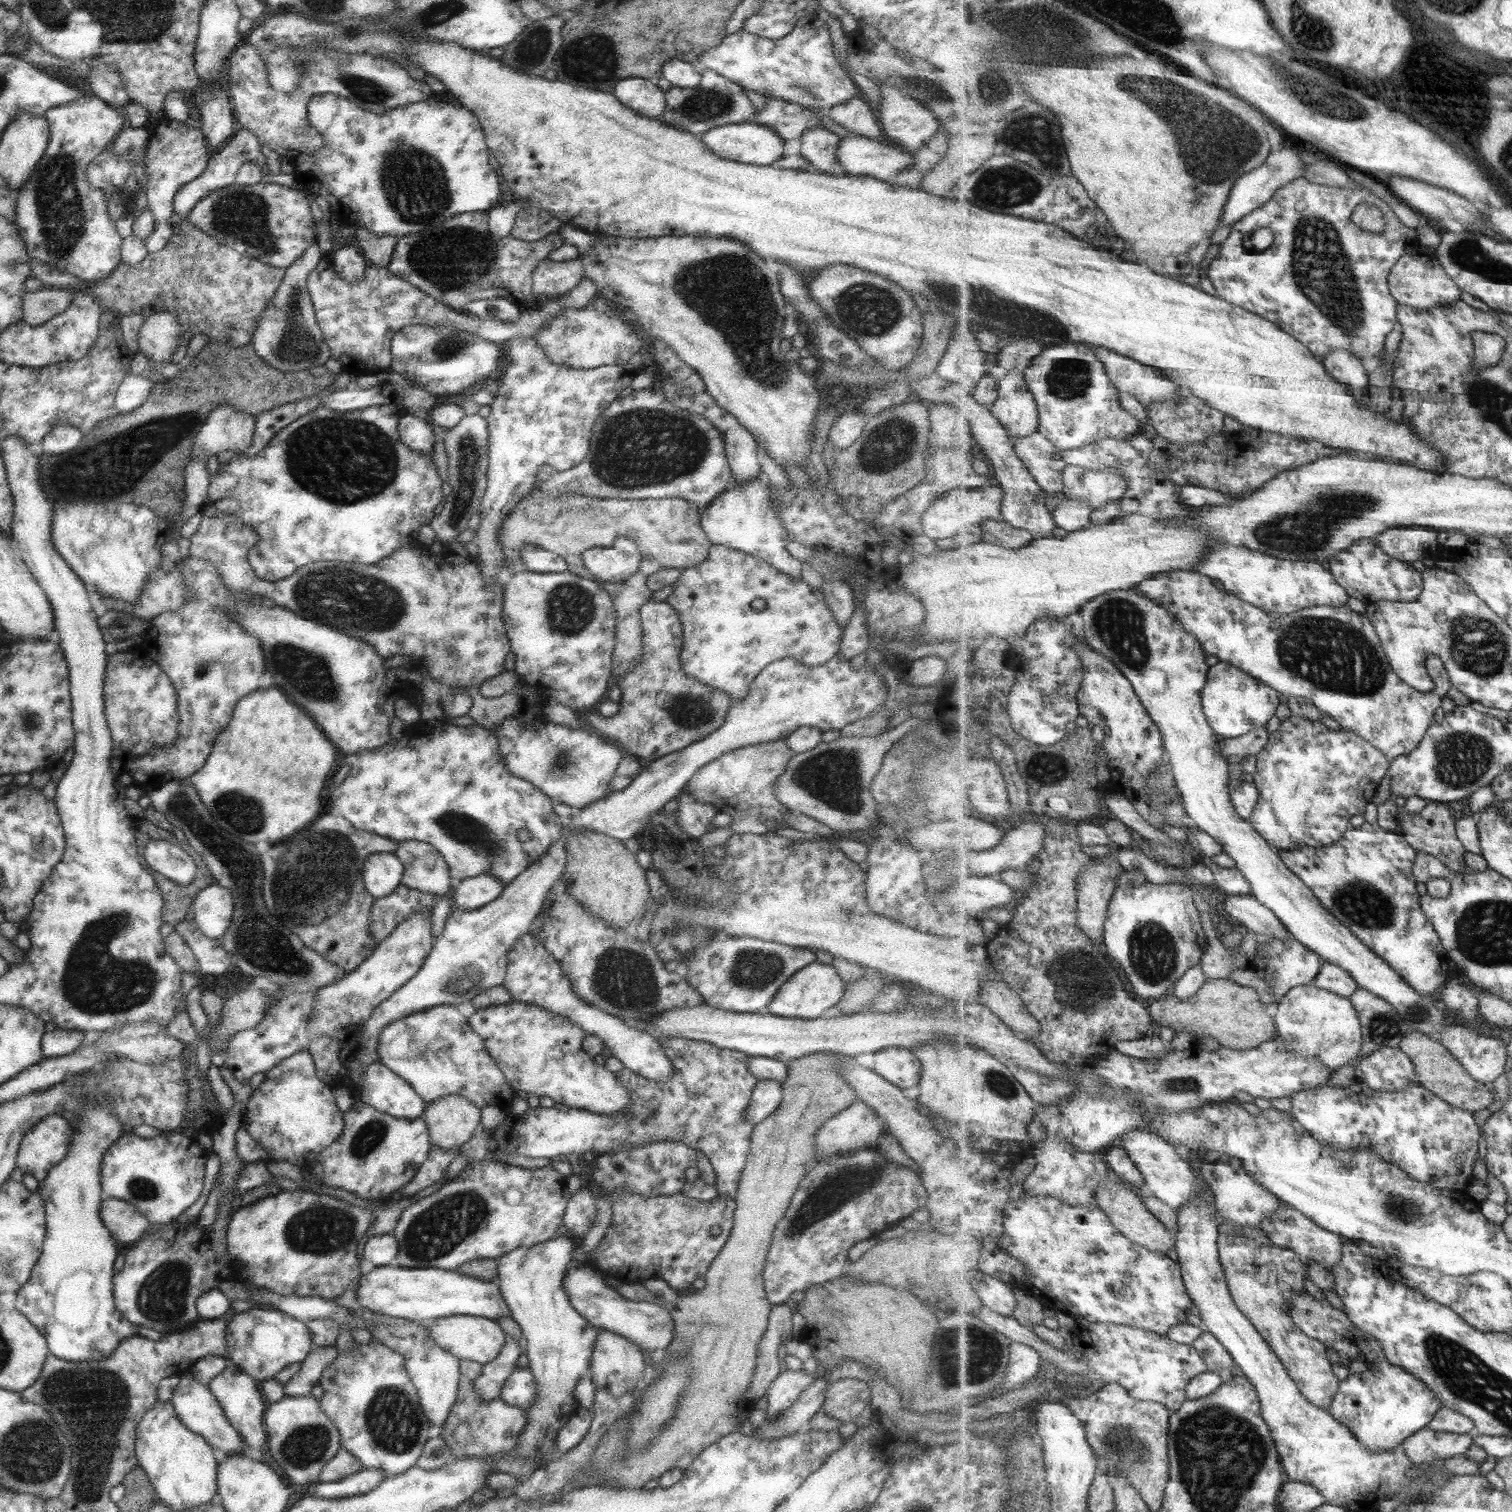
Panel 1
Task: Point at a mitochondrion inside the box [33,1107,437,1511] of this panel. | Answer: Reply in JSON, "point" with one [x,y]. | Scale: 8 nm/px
{"point":[102,1396]}

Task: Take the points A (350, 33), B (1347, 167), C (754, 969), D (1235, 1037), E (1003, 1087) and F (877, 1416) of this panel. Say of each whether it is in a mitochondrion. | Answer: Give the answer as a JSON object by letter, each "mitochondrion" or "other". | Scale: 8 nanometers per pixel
{"A":"mitochondrion","B":"other","C":"mitochondrion","D":"other","E":"mitochondrion","F":"other"}

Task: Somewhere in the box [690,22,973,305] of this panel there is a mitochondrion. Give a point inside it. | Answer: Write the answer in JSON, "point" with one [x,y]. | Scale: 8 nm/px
{"point":[932,92]}

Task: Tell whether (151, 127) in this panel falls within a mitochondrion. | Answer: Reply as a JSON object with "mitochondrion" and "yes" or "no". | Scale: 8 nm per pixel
{"mitochondrion":"no"}

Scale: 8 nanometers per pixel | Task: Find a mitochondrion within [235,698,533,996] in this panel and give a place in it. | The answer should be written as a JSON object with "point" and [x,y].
{"point":[475,836]}

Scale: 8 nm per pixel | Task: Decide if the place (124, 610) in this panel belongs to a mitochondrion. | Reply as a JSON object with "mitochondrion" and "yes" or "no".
{"mitochondrion":"no"}

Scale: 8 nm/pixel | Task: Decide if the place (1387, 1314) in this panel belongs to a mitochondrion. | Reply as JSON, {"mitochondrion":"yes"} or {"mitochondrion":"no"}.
{"mitochondrion":"no"}

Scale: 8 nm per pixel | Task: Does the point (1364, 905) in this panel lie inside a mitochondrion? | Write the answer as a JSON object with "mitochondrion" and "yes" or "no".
{"mitochondrion":"yes"}

